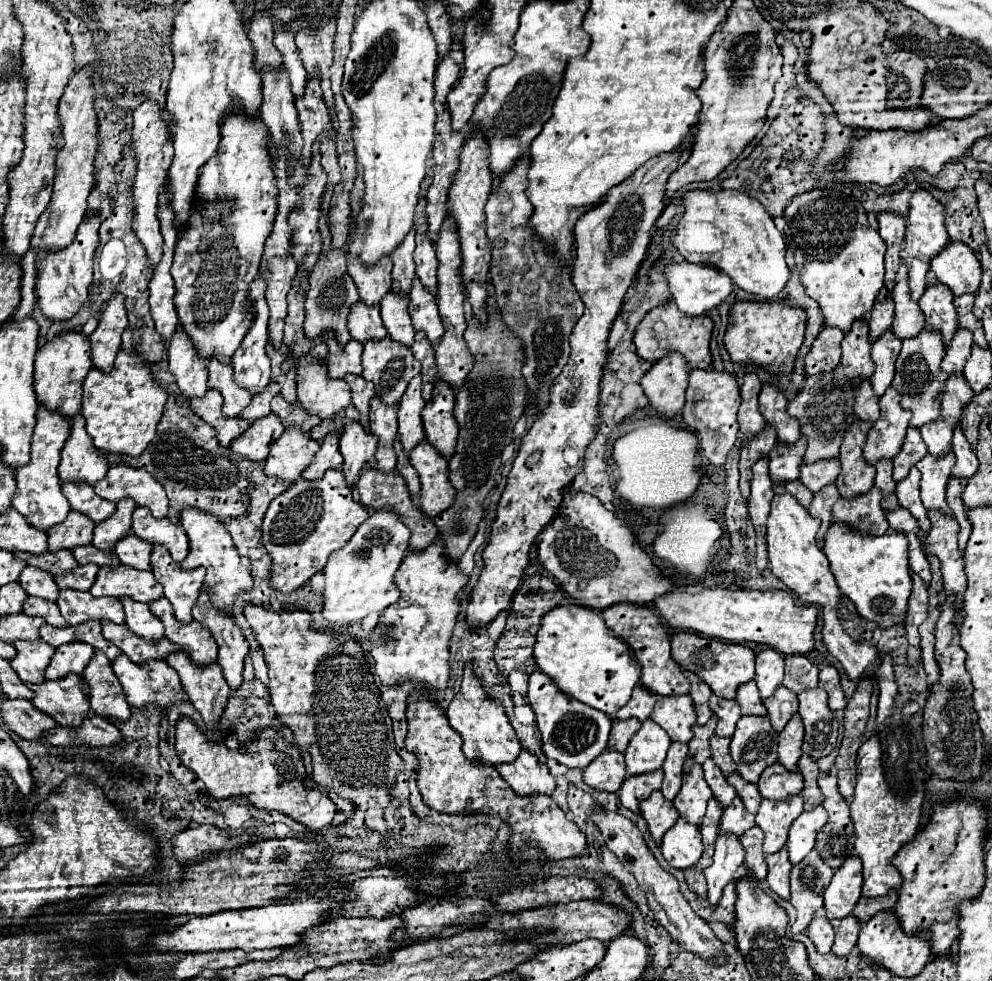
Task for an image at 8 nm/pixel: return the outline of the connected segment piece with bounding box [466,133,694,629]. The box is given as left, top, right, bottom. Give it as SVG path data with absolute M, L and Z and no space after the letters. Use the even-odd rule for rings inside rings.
M690 133L676 151L646 161L628 179L612 187L606 199L598 203L598 207L592 207L594 211L586 211L574 227L576 259L572 267L572 283L586 309L570 335L570 359L562 369L562 375L554 381L554 389L550 389L550 403L546 411L538 415L524 435L514 467L508 475L508 485L498 503L498 517L494 519L490 541L482 553L484 569L472 589L472 601L466 611L466 621L474 629L492 623L502 609L508 609L530 563L530 547L534 545L538 533L552 521L556 509L560 507L562 493L572 485L584 467L586 447L592 443L602 423L598 401L612 321L616 319L622 299L646 257L650 231L664 211L666 181L682 163L688 161L692 145L694 133Z

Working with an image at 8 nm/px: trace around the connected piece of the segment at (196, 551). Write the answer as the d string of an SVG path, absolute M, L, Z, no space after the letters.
M184 509L180 515L180 525L186 531L188 539L190 539L190 551L186 555L186 559L182 561L182 567L194 569L194 567L206 567L206 579L204 585L210 587L210 599L214 603L214 607L230 611L234 597L252 587L252 575L250 575L250 567L242 565L242 559L232 543L230 533L224 529L224 525L218 521L218 517L214 517L208 511L198 511L198 509Z

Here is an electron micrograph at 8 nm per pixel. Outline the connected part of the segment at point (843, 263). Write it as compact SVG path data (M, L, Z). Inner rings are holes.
M812 189L796 195L784 209L784 217L788 223L784 229L784 239L794 253L800 281L806 287L806 293L816 299L822 309L824 325L838 327L844 333L850 331L850 325L856 319L866 319L878 291L884 287L884 239L878 235L876 229L870 227L862 203L850 195L838 193L836 189Z

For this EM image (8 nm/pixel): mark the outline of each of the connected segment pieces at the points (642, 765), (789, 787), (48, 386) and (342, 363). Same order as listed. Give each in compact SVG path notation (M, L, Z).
M646 719L624 751L628 775L660 769L670 743L672 741L668 739L668 733L658 727L658 723L654 723L652 719Z
M772 763L760 775L758 789L766 799L788 799L790 795L798 795L802 791L804 779L800 773L788 771L780 763Z
M64 331L52 341L44 343L36 353L34 365L34 391L38 395L38 401L42 401L52 411L60 411L66 417L78 415L82 407L82 383L92 369L90 355L90 339L80 331Z
M328 331L326 341L332 341L332 343L328 343L330 377L342 379L346 373L354 373L354 375L362 373L362 363L360 363L360 357L362 357L362 351L364 351L362 343L350 339L346 345L340 345L334 337L334 331Z

